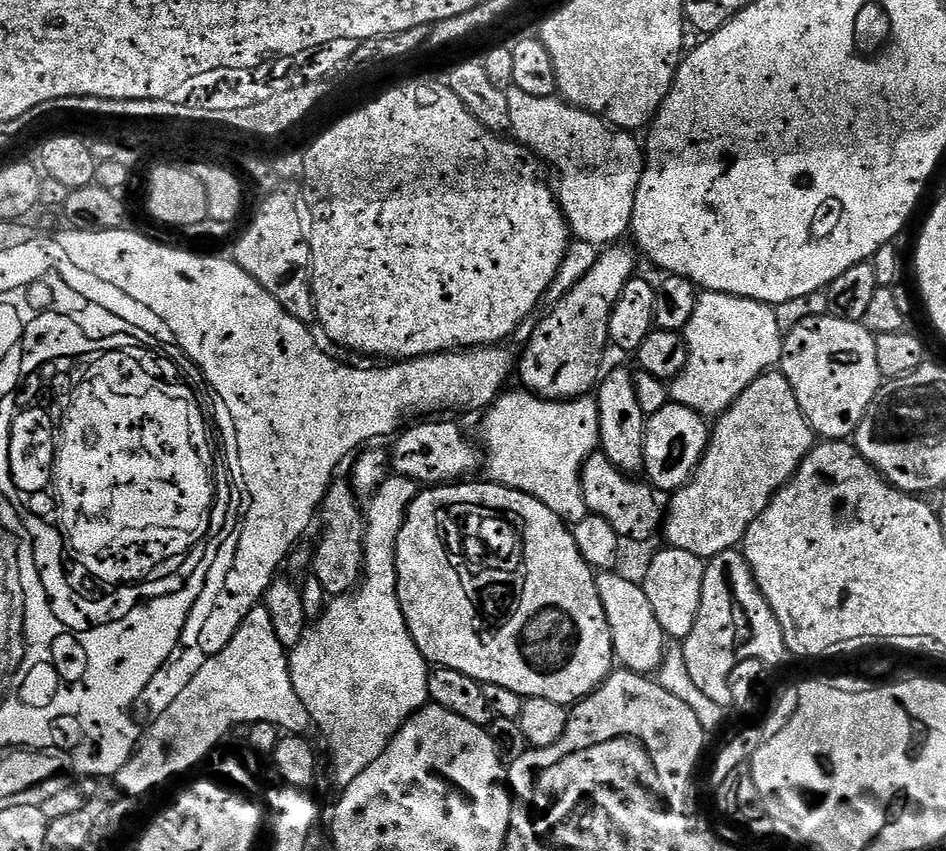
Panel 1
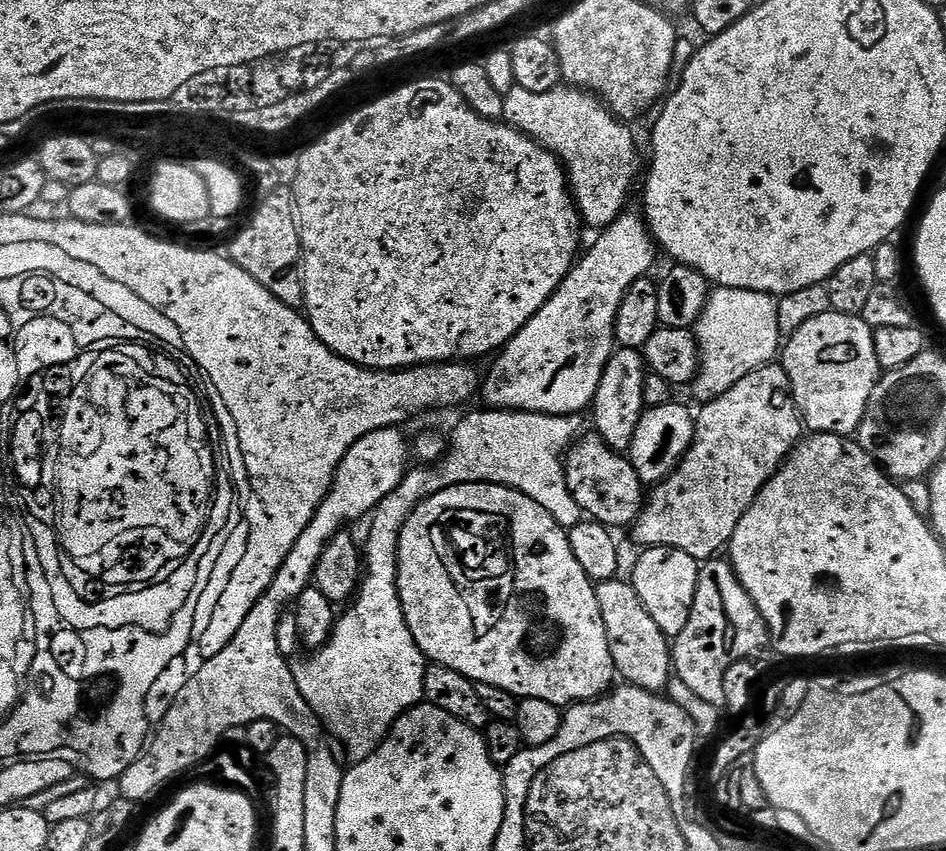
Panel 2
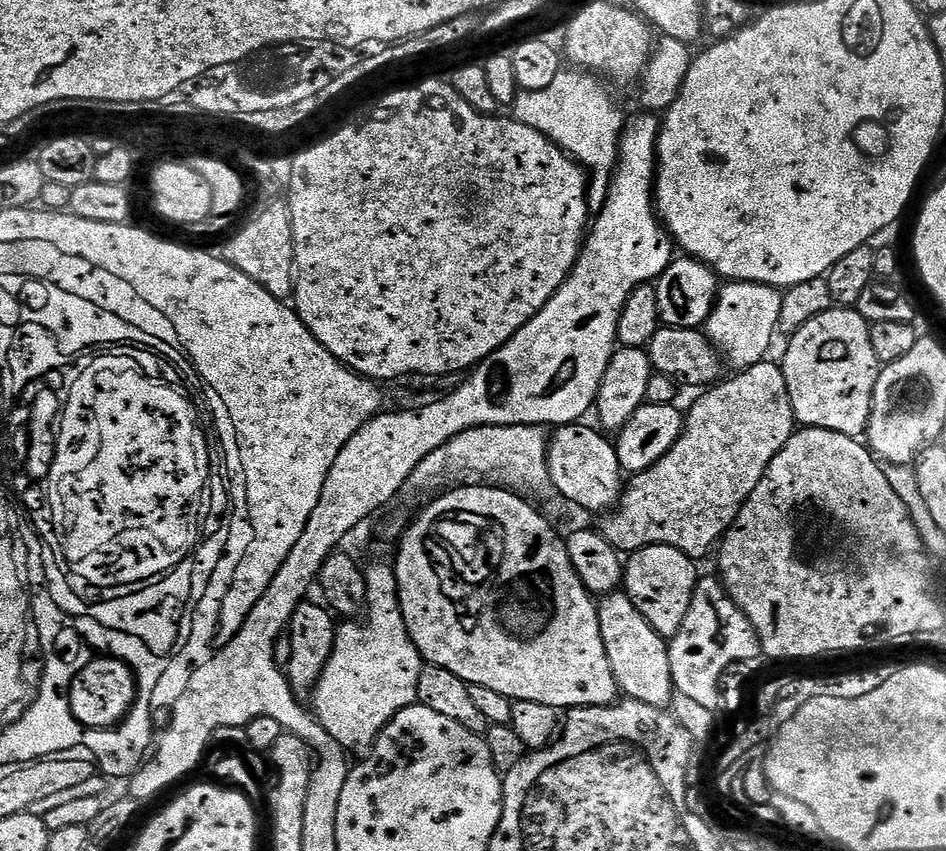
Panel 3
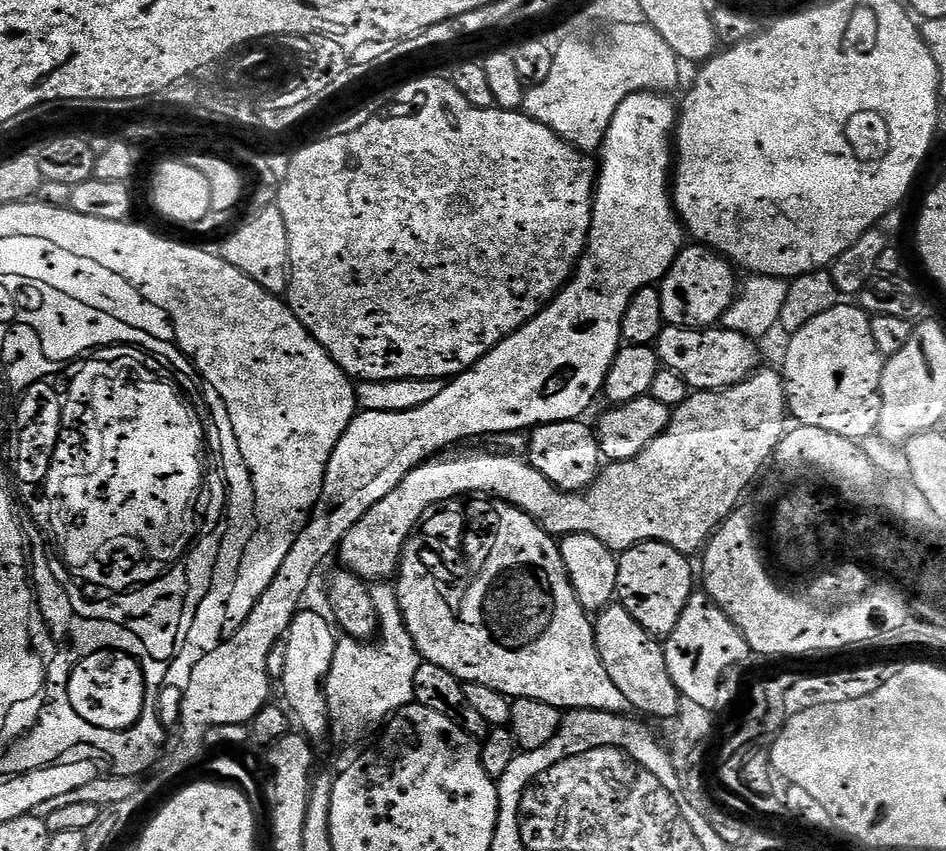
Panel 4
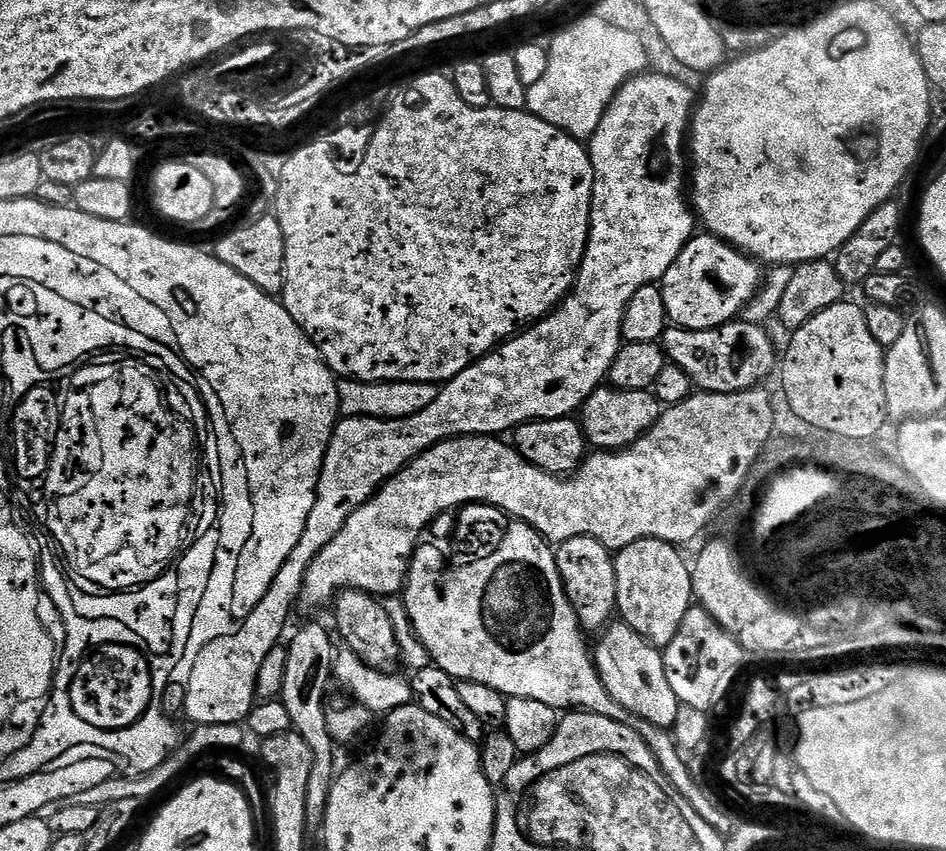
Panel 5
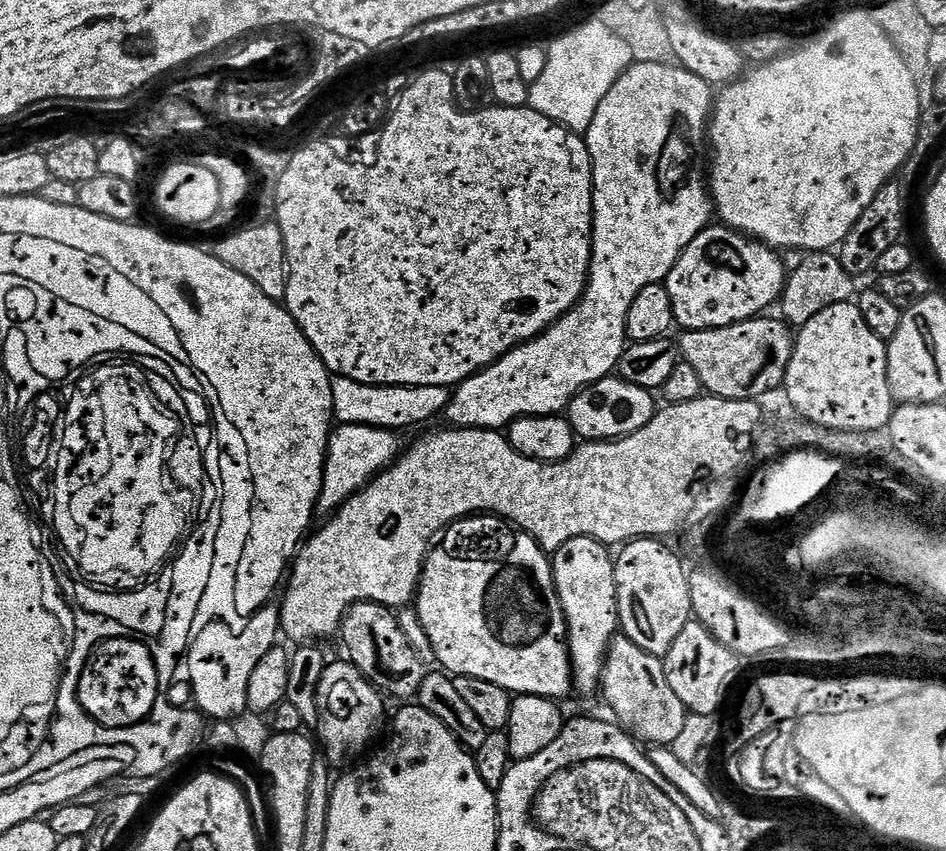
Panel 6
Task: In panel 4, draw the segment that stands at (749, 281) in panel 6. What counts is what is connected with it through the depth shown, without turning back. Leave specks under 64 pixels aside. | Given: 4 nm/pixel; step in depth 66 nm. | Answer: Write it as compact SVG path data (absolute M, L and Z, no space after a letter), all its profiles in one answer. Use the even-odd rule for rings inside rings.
M707 246L681 248L671 270L658 287L662 298L665 325L673 328L710 328L719 325L726 310L738 295L737 269L719 252ZM736 271L736 272L735 272Z

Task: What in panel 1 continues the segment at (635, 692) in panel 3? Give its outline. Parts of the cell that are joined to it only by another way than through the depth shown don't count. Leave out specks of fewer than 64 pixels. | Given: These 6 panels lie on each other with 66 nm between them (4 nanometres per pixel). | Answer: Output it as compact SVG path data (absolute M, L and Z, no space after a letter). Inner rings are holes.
M604 570L596 578L598 598L602 598L612 635L612 655L621 669L641 674L659 673L666 651L662 626L658 626L658 618L654 618L654 610L650 610L650 598L646 598L643 587L618 573L616 570Z

